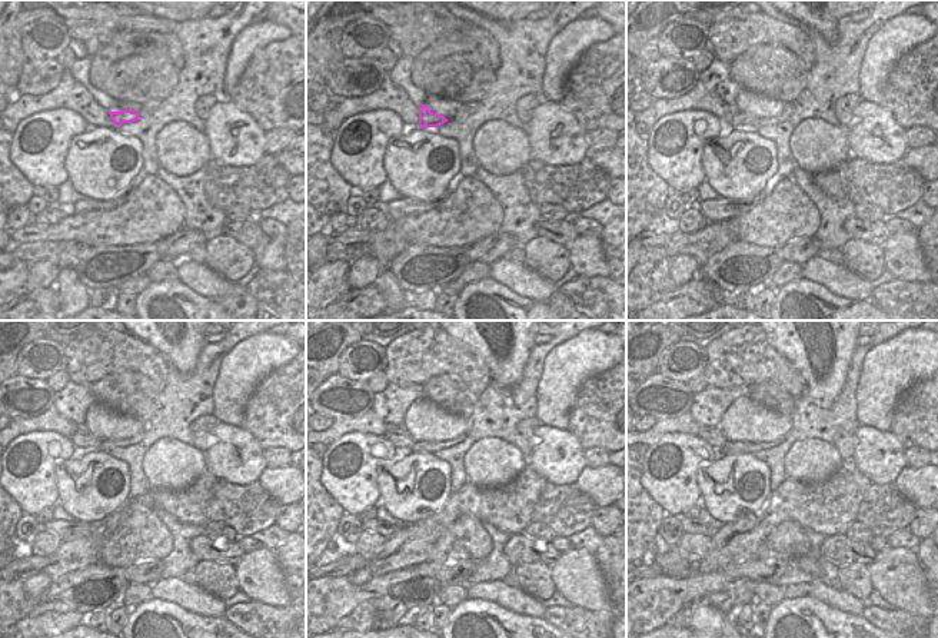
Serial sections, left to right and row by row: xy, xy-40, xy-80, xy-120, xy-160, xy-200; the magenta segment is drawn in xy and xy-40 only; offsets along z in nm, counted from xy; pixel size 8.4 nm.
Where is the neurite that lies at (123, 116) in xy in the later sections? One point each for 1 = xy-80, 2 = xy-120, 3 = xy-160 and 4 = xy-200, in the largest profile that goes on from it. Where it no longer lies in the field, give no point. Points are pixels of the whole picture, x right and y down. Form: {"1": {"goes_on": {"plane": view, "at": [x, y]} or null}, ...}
{"1": {"goes_on": {"plane": "xy-80", "at": [739, 120]}}, "2": {"goes_on": {"plane": "xy-120", "at": [82, 438]}}, "3": {"goes_on": {"plane": "xy-160", "at": [398, 437]}}, "4": {"goes_on": {"plane": "xy-200", "at": [711, 435]}}}

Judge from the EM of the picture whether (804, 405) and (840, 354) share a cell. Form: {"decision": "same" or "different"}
{"decision": "different"}

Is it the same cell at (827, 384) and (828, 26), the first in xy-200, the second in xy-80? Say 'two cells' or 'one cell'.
one cell

